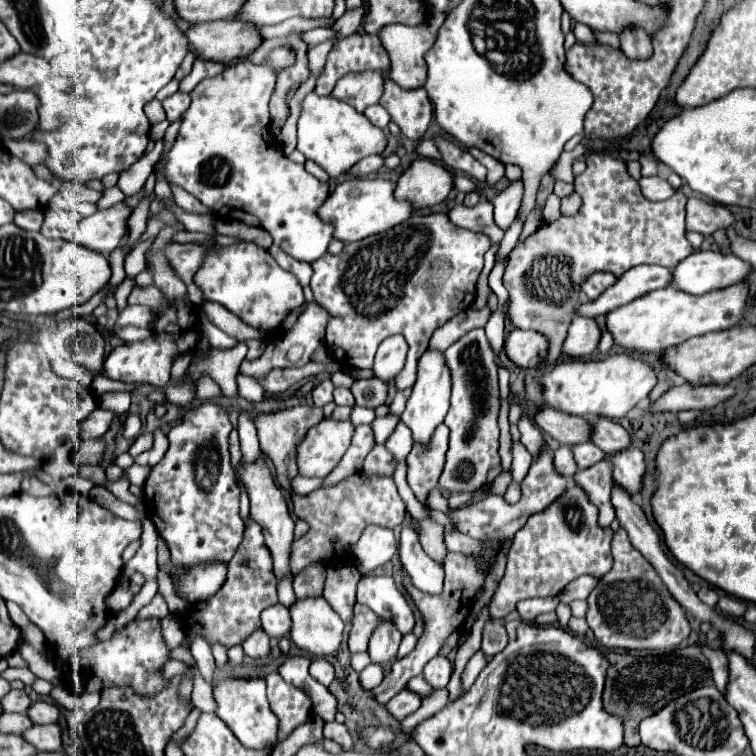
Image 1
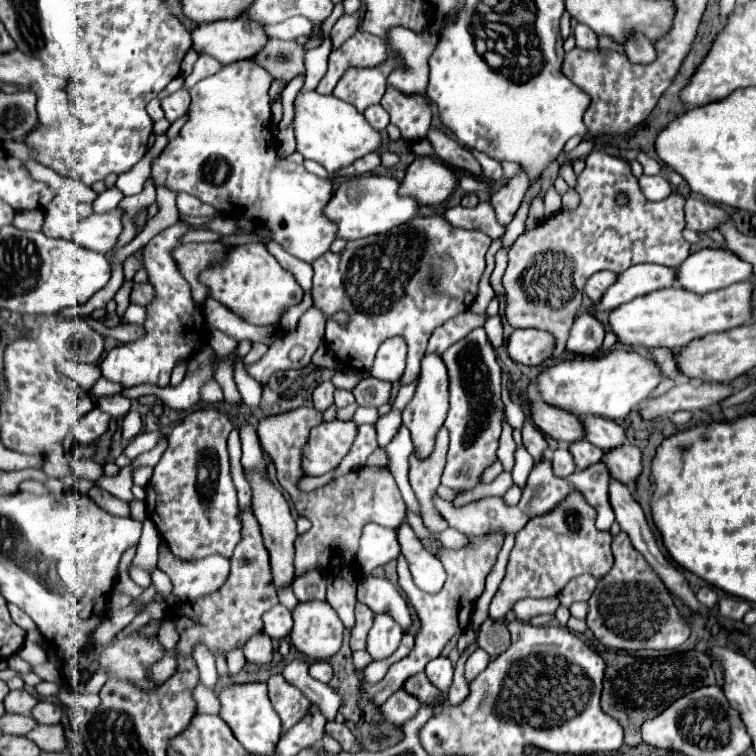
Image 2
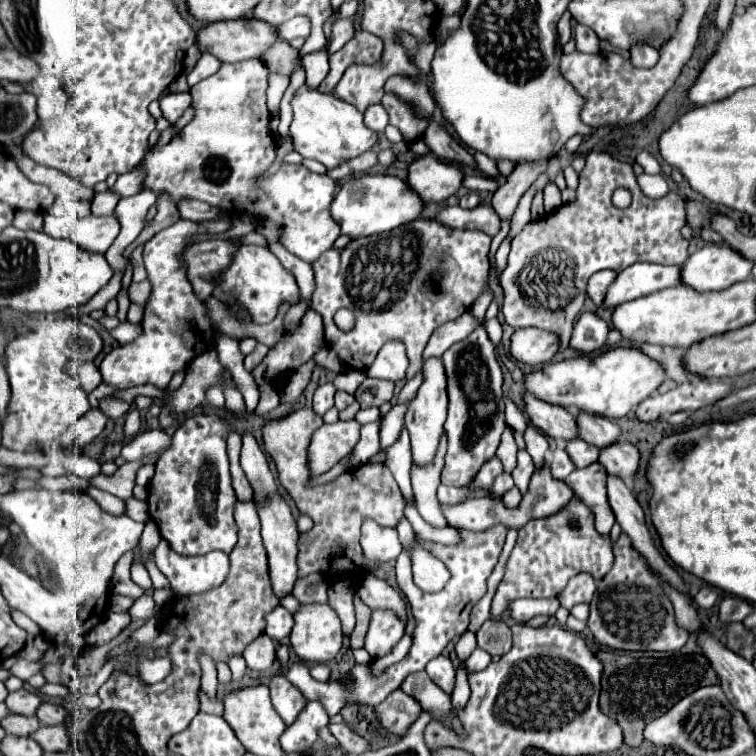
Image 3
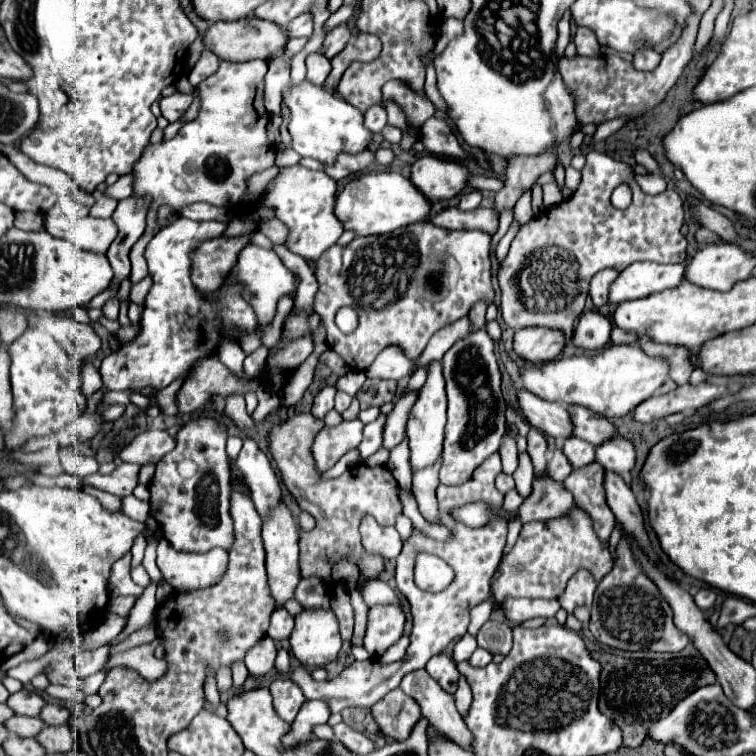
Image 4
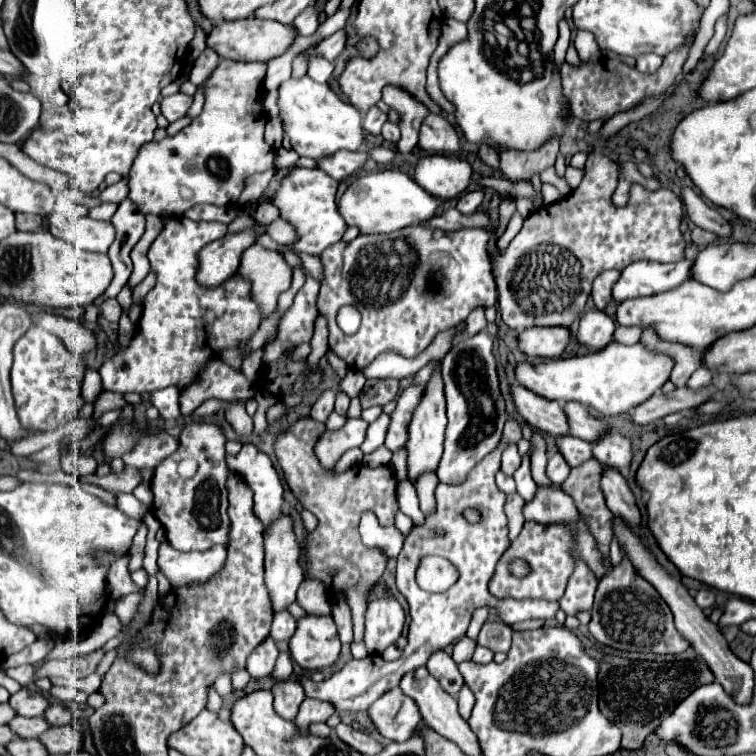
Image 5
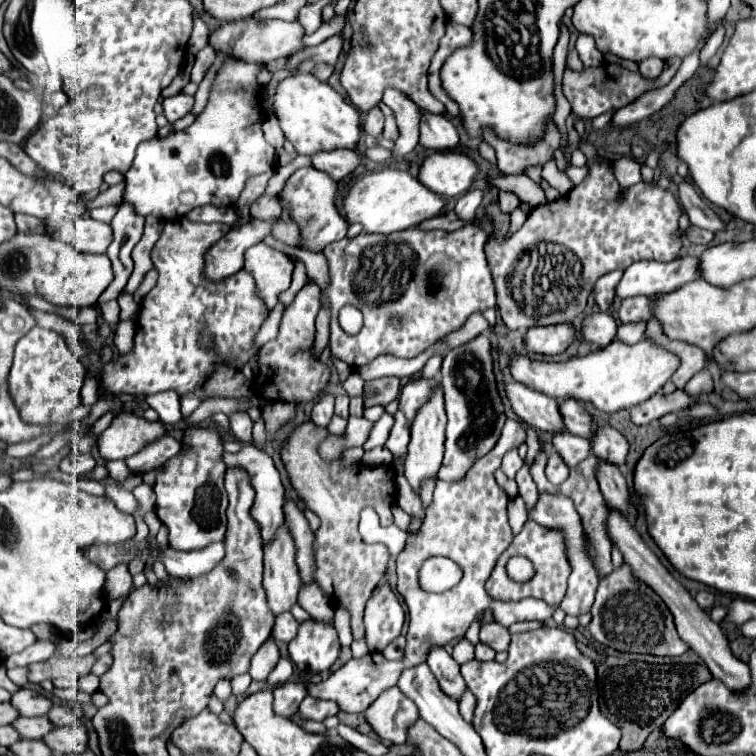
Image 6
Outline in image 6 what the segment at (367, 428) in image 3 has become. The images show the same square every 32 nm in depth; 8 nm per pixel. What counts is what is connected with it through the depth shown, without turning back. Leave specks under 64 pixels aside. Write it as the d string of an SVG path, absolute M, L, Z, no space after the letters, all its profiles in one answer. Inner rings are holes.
M384 414L372 428L372 434L370 434L370 440L364 444L366 450L370 448L376 448L376 446L382 446L386 440L388 440L388 434L394 426L394 416L392 414Z

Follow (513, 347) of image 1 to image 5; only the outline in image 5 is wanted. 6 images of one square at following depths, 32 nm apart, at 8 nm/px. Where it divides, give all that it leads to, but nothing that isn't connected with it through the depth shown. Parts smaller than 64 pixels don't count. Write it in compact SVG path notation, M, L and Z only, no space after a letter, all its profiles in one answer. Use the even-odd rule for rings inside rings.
M548 326L548 328L528 328L520 334L520 350L526 356L560 356L572 338L570 328Z

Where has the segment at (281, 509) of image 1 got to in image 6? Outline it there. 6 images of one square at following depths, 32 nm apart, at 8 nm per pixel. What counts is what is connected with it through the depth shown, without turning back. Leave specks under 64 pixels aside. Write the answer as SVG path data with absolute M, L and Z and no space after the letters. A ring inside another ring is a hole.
M282 524L276 540L264 548L264 590L268 606L274 616L290 612L298 600L298 590L302 586L296 562L294 562L294 542Z

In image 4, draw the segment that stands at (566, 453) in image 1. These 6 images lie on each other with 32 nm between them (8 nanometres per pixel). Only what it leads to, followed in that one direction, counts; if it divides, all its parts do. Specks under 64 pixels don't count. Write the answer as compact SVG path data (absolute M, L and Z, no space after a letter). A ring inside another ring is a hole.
M560 448L552 454L546 472L548 472L548 478L552 478L552 480L556 480L556 482L562 482L562 480L572 472L572 466L568 464L568 460L566 460L566 456L560 452Z

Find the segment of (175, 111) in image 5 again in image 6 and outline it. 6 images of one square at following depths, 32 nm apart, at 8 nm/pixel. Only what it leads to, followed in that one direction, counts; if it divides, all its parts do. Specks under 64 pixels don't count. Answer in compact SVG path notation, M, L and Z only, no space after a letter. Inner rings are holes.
M176 94L172 98L162 100L162 106L164 106L164 116L168 118L168 122L176 122L176 120L180 120L182 116L186 116L192 110L194 96Z

